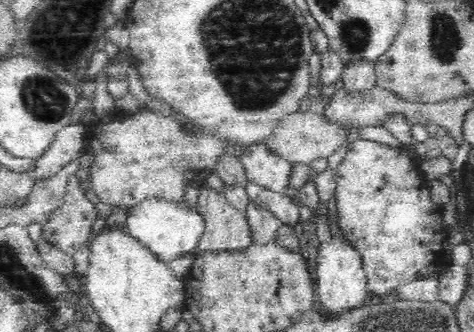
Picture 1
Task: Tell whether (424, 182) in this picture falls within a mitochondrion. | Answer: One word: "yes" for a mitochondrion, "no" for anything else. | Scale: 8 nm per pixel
no

